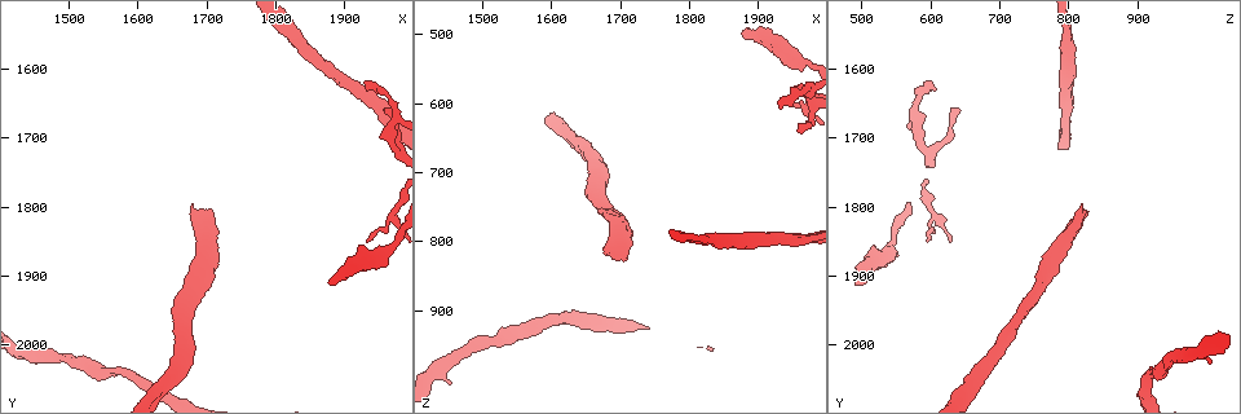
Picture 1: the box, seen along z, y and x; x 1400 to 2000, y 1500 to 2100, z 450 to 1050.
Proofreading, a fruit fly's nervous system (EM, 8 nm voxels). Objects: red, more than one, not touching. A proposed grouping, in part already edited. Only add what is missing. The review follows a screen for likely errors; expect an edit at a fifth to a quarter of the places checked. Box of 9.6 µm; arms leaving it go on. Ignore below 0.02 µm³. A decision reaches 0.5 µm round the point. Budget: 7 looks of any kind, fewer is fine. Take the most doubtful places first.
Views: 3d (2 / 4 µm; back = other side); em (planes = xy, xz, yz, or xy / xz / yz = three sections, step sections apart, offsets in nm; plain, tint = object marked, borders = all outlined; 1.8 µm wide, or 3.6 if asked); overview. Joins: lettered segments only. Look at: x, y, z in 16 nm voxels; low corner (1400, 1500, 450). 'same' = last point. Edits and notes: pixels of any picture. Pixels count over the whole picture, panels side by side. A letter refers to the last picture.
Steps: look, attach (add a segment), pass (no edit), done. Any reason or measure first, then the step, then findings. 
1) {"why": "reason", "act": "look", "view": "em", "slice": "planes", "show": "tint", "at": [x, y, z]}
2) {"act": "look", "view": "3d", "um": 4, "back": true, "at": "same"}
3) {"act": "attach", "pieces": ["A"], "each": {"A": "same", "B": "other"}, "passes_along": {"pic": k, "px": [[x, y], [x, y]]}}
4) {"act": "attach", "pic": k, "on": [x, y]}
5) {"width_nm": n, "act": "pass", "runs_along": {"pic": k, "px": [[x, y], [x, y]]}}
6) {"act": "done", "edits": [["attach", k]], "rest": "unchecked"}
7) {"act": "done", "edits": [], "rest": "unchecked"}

{"why": "branch stops here", "act": "look", "view": "3d", "um": 4, "at": [1875, 1910, 500]}

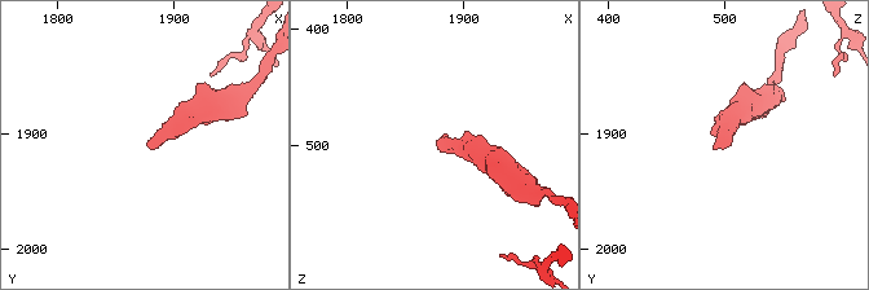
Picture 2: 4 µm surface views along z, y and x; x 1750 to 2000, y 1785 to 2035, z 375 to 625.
{"why": "need the tissue", "act": "look", "view": "em", "slice": "planes", "show": "plain", "at": [1874, 1910, 500]}

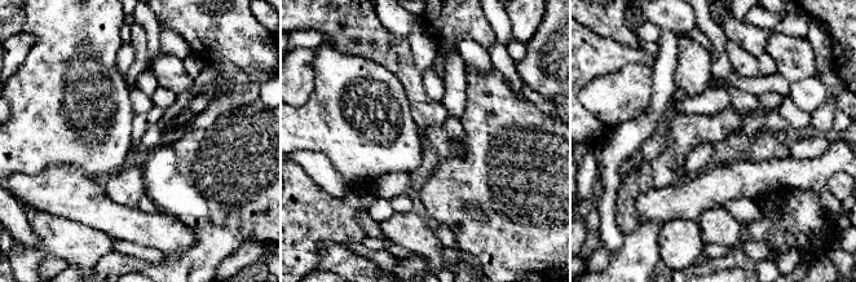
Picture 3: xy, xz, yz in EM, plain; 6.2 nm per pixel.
{"why": "see the neighbours", "act": "look", "view": "em", "slice": "planes", "show": "borders", "at": "same"}

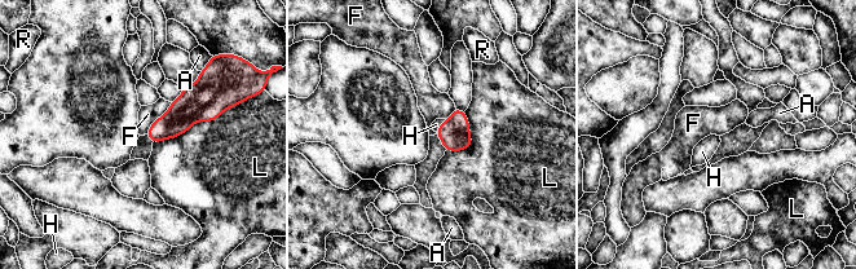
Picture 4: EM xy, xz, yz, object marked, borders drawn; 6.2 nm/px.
{"act": "attach", "pieces": ["H"], "each": {"A": "other", "F": "other", "H": "same", "L": "other", "R": "other"}, "passes_along": {"pic": 4, "px": [[454, 132], [440, 126], [436, 124]]}, "found": "it goes on there"}

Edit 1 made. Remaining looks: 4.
{"why": "an open end", "act": "look", "view": "em", "um": 3.6, "slice": "planes", "show": "tint", "at": [1930, 1620, 605]}

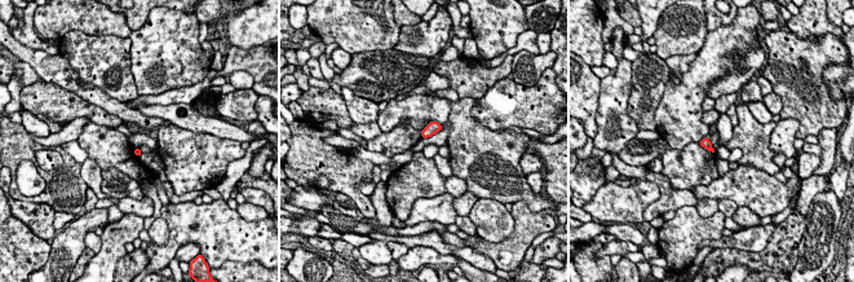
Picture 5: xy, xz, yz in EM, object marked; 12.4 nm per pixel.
{"act": "look", "view": "em", "um": 3.6, "slice": "planes", "show": "borders", "at": "same"}

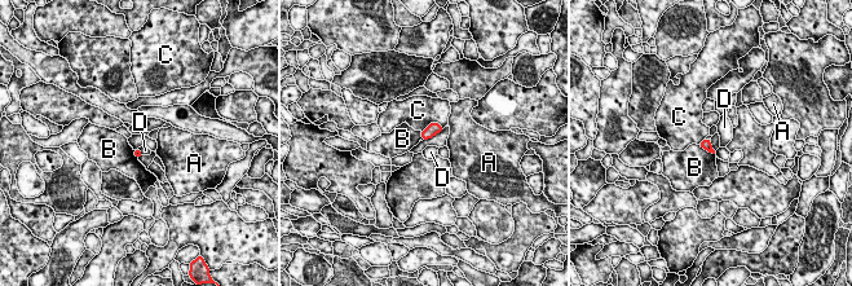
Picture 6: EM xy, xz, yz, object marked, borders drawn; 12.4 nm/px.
{"act": "pass", "each": {"A": "other", "B": "other", "C": "other", "D": "other"}, "border": {"pic": 6, "px": [[698, 145], [715, 155]]}, "found": "none of them fits"}

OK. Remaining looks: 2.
{"act": "done", "edits": [["attach", 4]], "rest": "unchecked"}

